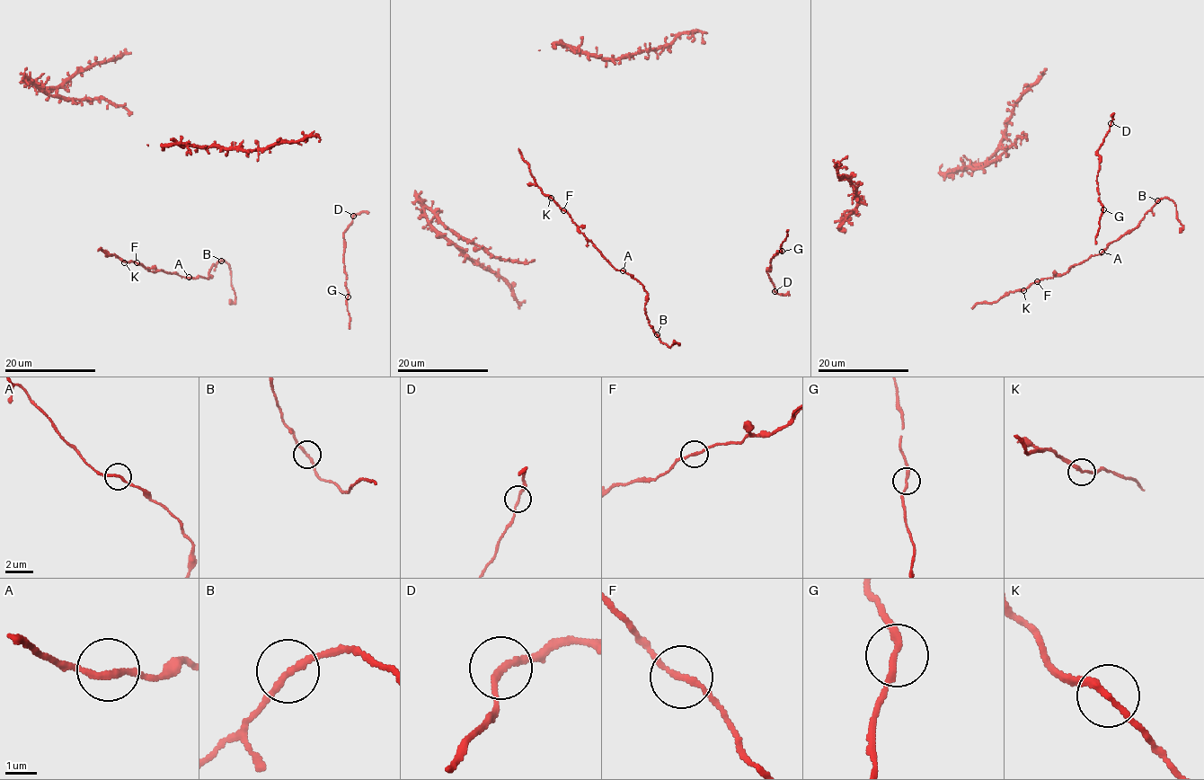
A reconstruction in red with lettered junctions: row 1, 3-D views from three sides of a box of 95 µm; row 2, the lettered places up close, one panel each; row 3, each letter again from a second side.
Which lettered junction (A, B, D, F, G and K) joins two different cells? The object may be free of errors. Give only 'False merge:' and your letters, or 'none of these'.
False merge: none of these

